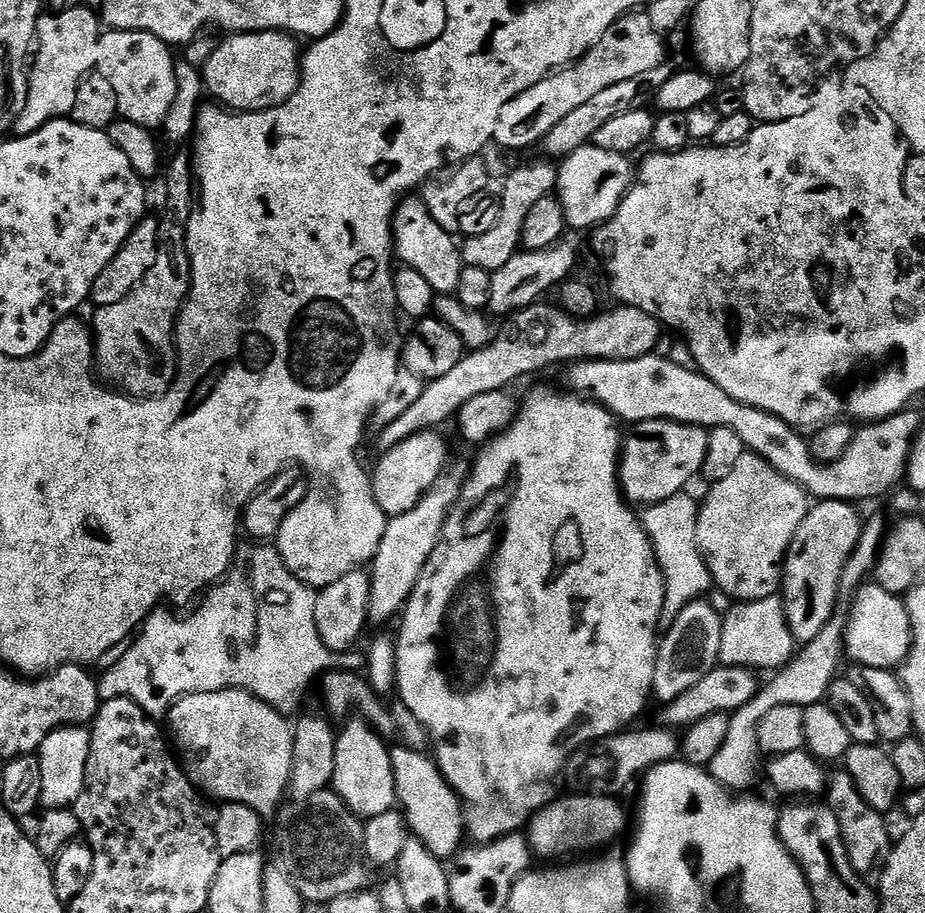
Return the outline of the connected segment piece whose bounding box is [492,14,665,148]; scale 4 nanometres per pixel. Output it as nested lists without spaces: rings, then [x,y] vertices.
[[[629,14],[624,19],[616,21],[616,24],[610,26],[606,34],[602,34],[602,38],[586,55],[575,60],[568,67],[551,73],[542,82],[530,86],[530,90],[513,96],[510,102],[506,102],[506,106],[502,106],[502,110],[496,114],[493,141],[497,145],[500,143],[504,148],[528,148],[531,144],[539,145],[544,135],[554,126],[558,126],[558,122],[562,122],[562,118],[566,118],[570,110],[578,110],[578,106],[586,106],[590,98],[602,94],[602,90],[614,86],[614,82],[626,82],[626,78],[640,78],[642,74],[646,74],[661,63],[665,59],[664,40],[660,37],[663,35],[657,31],[651,19],[635,20],[634,17],[635,15]]]

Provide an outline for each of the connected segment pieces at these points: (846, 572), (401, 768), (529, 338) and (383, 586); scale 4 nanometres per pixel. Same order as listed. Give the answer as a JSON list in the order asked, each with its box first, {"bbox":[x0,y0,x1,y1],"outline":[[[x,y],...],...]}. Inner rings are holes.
[{"bbox":[706,516,886,794],"outline":[[[872,516],[863,521],[860,537],[850,550],[850,558],[846,558],[846,566],[842,566],[842,578],[838,582],[838,594],[836,595],[836,605],[822,630],[815,638],[810,638],[793,655],[792,659],[779,669],[768,680],[768,684],[761,683],[757,687],[754,698],[746,702],[739,710],[728,716],[728,729],[726,739],[722,742],[718,754],[706,765],[708,775],[712,776],[723,788],[727,788],[733,794],[744,794],[756,780],[756,771],[761,771],[760,759],[760,739],[758,730],[762,718],[770,714],[778,706],[798,706],[799,708],[809,708],[811,704],[819,704],[827,697],[828,687],[833,680],[837,679],[840,668],[840,659],[845,659],[844,632],[848,629],[848,615],[854,606],[856,592],[861,584],[865,583],[873,575],[876,567],[876,560],[880,556],[880,546],[884,543],[886,535],[886,523],[880,516]]]},{"bbox":[390,746,466,857],"outline":[[[403,746],[393,747],[390,753],[394,770],[396,799],[411,835],[415,839],[421,840],[435,856],[455,857],[462,848],[460,838],[462,840],[466,834],[460,798],[448,785],[431,755],[415,748]]]},{"bbox":[375,302,662,453],"outline":[[[537,302],[512,313],[503,321],[504,329],[501,332],[499,329],[485,348],[469,351],[454,370],[442,374],[442,378],[427,381],[422,395],[375,437],[377,453],[388,452],[398,446],[398,442],[406,442],[406,438],[419,432],[439,429],[439,424],[447,420],[449,423],[470,398],[490,394],[490,390],[511,389],[515,380],[532,376],[543,368],[552,368],[555,364],[567,366],[578,360],[633,360],[657,351],[662,326],[642,310],[616,306],[613,312],[602,316],[577,318],[559,306],[544,303]]]},{"bbox":[368,467,465,624],"outline":[[[453,467],[445,471],[443,476],[422,499],[401,516],[393,516],[386,526],[386,534],[382,534],[382,542],[378,546],[376,556],[370,562],[370,602],[368,603],[368,624],[384,624],[387,620],[395,621],[403,613],[404,605],[412,596],[414,586],[440,541],[448,514],[455,506],[464,487],[465,469]]]}]

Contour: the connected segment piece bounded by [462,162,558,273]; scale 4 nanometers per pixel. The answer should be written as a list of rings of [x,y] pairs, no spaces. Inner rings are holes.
[[[544,162],[548,164],[524,164],[521,168],[516,168],[504,180],[504,196],[499,197],[500,213],[498,214],[498,222],[494,222],[494,230],[486,230],[486,234],[478,234],[477,236],[469,236],[462,244],[462,259],[467,266],[478,266],[482,270],[493,273],[506,266],[506,262],[510,262],[510,258],[514,258],[516,253],[521,251],[522,245],[522,226],[526,226],[526,217],[530,214],[530,210],[534,207],[534,202],[538,202],[542,198],[553,195],[556,186],[557,165],[552,162]]]

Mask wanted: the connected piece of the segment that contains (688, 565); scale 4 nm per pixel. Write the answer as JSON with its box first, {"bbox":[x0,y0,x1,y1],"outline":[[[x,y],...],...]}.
{"bbox":[642,491,713,626],"outline":[[[687,491],[680,492],[677,496],[666,498],[657,504],[649,504],[643,509],[642,523],[646,534],[652,543],[652,549],[656,555],[658,566],[664,575],[664,609],[660,615],[661,625],[669,626],[675,622],[683,608],[694,603],[696,600],[707,597],[708,591],[713,591],[712,575],[698,550],[698,514],[700,513],[700,504],[694,497],[688,496]]]}

